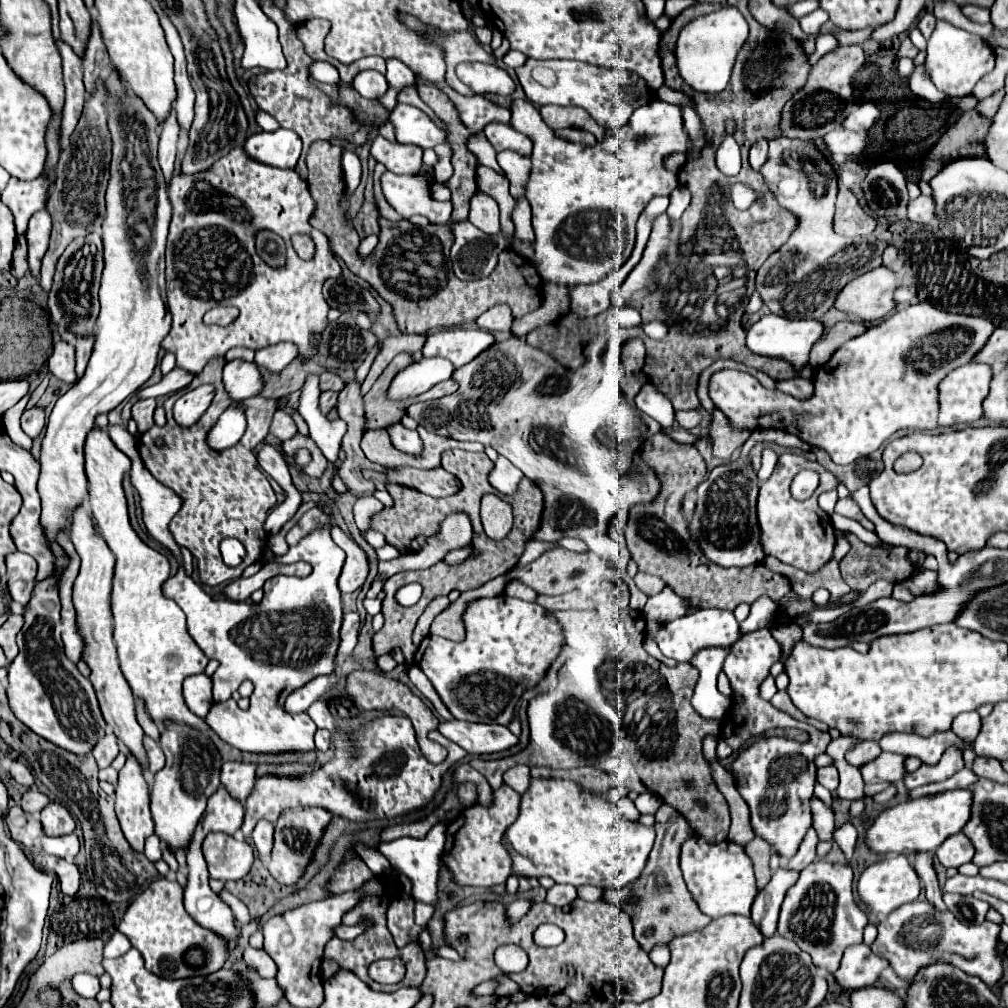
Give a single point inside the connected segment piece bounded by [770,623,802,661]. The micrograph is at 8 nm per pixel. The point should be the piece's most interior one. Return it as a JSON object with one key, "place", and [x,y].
{"place":[785,634]}

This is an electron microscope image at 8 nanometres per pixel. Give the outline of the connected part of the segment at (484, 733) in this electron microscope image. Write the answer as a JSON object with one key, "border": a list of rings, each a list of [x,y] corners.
{"border":[[[444,721],[438,731],[472,755],[498,753],[514,747],[518,737],[504,725],[484,725],[468,721]]]}

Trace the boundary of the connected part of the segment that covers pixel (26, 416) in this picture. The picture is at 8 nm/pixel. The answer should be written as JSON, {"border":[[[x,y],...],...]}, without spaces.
{"border":[[[35,406],[31,409],[26,409],[22,413],[22,431],[26,435],[30,435],[32,439],[44,429],[46,425],[46,411],[44,408]]]}

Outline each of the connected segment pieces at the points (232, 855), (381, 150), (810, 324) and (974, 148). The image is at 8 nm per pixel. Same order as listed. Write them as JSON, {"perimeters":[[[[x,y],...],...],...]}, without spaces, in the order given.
{"perimeters":[[[[210,833],[202,849],[210,877],[220,881],[242,879],[254,863],[254,847],[226,833]]],[[[376,137],[372,141],[370,153],[376,161],[386,165],[386,169],[396,175],[414,175],[422,167],[422,149],[418,145],[402,145],[384,137]]],[[[764,315],[750,325],[746,345],[752,353],[766,357],[786,357],[792,365],[806,365],[808,353],[814,343],[824,337],[824,323],[818,319],[786,319],[778,315]]],[[[966,111],[958,121],[940,137],[938,145],[928,153],[922,167],[922,181],[930,181],[944,165],[958,157],[982,157],[986,155],[984,135],[988,133],[992,119],[982,117],[978,111]]]]}

